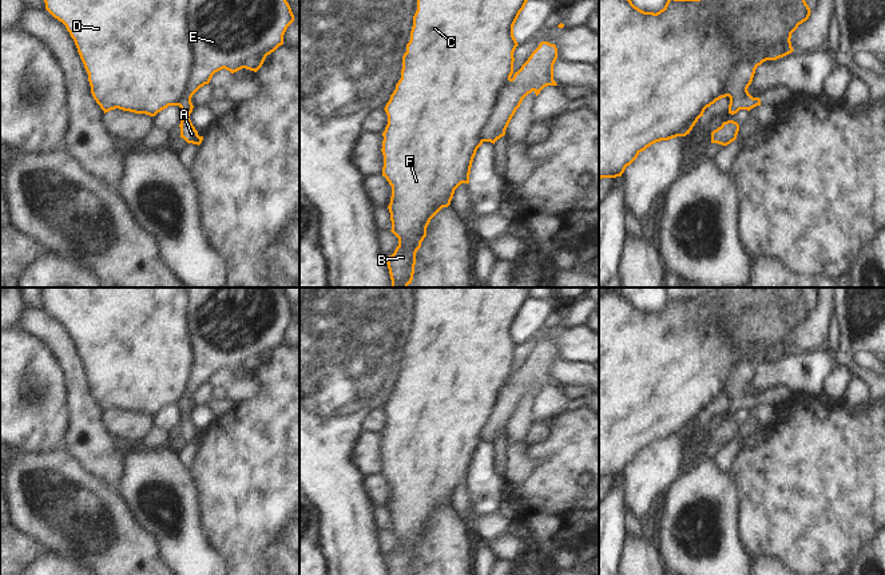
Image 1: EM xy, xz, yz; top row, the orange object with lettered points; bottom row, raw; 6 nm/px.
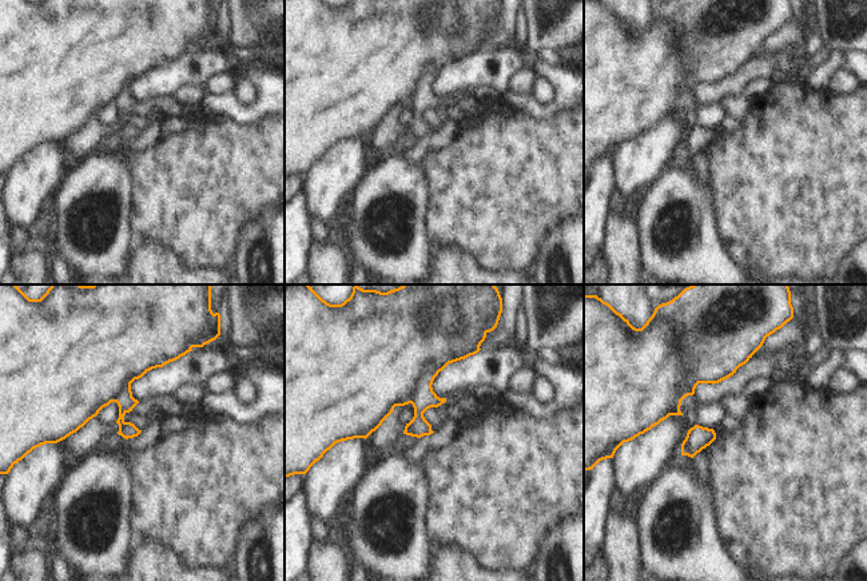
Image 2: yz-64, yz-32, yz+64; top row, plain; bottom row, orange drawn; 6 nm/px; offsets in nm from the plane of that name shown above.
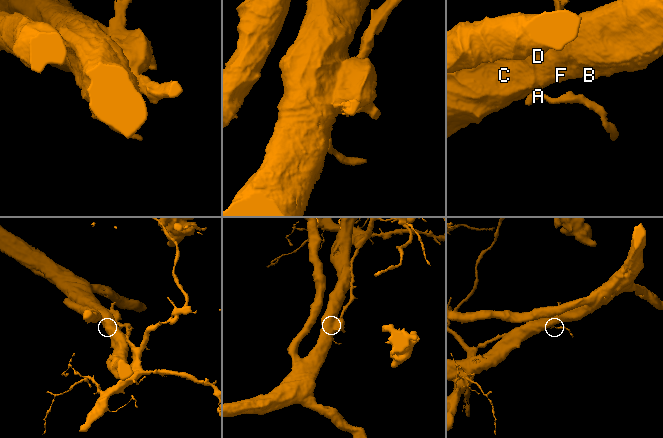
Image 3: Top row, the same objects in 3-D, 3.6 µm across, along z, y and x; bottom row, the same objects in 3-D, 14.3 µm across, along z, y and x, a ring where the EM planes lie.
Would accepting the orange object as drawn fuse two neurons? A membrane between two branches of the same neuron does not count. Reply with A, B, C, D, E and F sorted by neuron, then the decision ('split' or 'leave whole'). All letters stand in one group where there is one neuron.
groups A E / B C D F; split

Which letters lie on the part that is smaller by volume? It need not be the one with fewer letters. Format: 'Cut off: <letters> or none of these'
Cut off: A, E

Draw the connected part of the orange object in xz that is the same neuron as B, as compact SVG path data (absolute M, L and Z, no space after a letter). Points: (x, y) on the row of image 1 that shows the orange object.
M417 0L410 40L402 56L401 79L385 106L388 124L382 132L382 177L392 186L388 206L392 233L398 238L394 253L386 258L392 288L412 283L416 253L426 237L430 219L451 205L455 190L469 183L469 174L483 131L497 111L503 90L513 74L513 52L519 45L513 25L528 0Z

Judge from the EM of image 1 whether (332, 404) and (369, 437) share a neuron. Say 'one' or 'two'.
two

